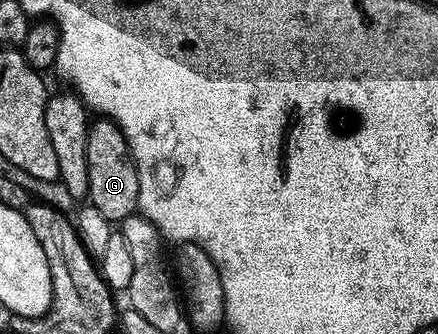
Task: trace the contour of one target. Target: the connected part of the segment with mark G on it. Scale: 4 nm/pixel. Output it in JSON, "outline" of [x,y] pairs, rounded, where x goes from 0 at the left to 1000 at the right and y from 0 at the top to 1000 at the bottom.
{"outline":[[[219,356],[203,371],[196,488],[199,599],[205,614],[221,623],[253,668],[279,668],[290,650],[304,647],[315,626],[315,512],[288,404],[279,404],[279,392],[263,368],[244,356]]]}

